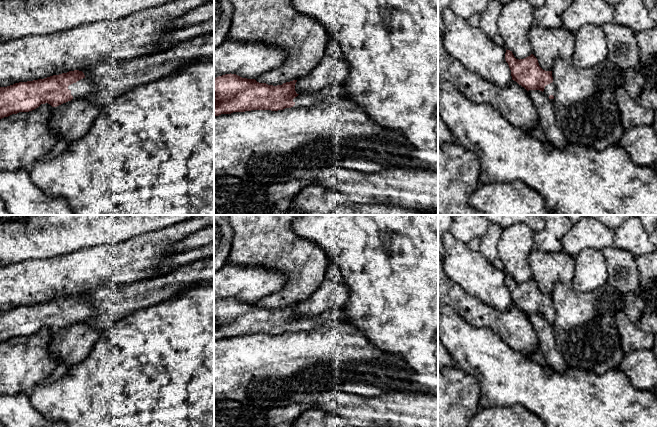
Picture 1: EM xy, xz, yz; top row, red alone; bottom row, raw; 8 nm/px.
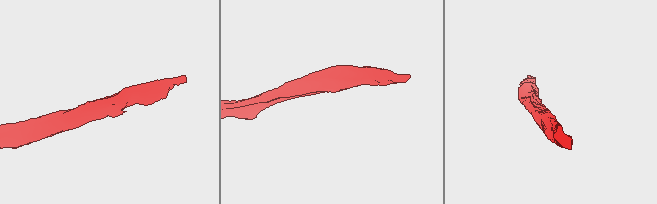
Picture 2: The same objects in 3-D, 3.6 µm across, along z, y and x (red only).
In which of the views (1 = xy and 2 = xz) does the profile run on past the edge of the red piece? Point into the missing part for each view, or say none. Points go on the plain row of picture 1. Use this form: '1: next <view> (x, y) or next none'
1: next xy (80, 313)
2: next xz (303, 324)

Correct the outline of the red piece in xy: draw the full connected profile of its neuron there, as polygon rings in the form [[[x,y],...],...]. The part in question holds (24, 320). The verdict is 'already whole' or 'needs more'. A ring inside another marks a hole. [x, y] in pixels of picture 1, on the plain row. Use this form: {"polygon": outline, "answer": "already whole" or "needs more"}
{"polygon": [[[74,294],[44,303],[19,306],[7,311],[0,311],[0,343],[19,336],[29,336],[41,328],[48,327],[57,331],[75,322],[83,322],[95,313],[95,308],[85,302],[82,295]]], "answer": "needs more"}

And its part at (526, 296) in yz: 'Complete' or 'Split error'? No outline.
Split error

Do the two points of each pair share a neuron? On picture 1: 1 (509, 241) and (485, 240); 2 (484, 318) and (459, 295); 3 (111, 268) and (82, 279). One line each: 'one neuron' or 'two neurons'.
1: two neurons
2: one neuron
3: one neuron

